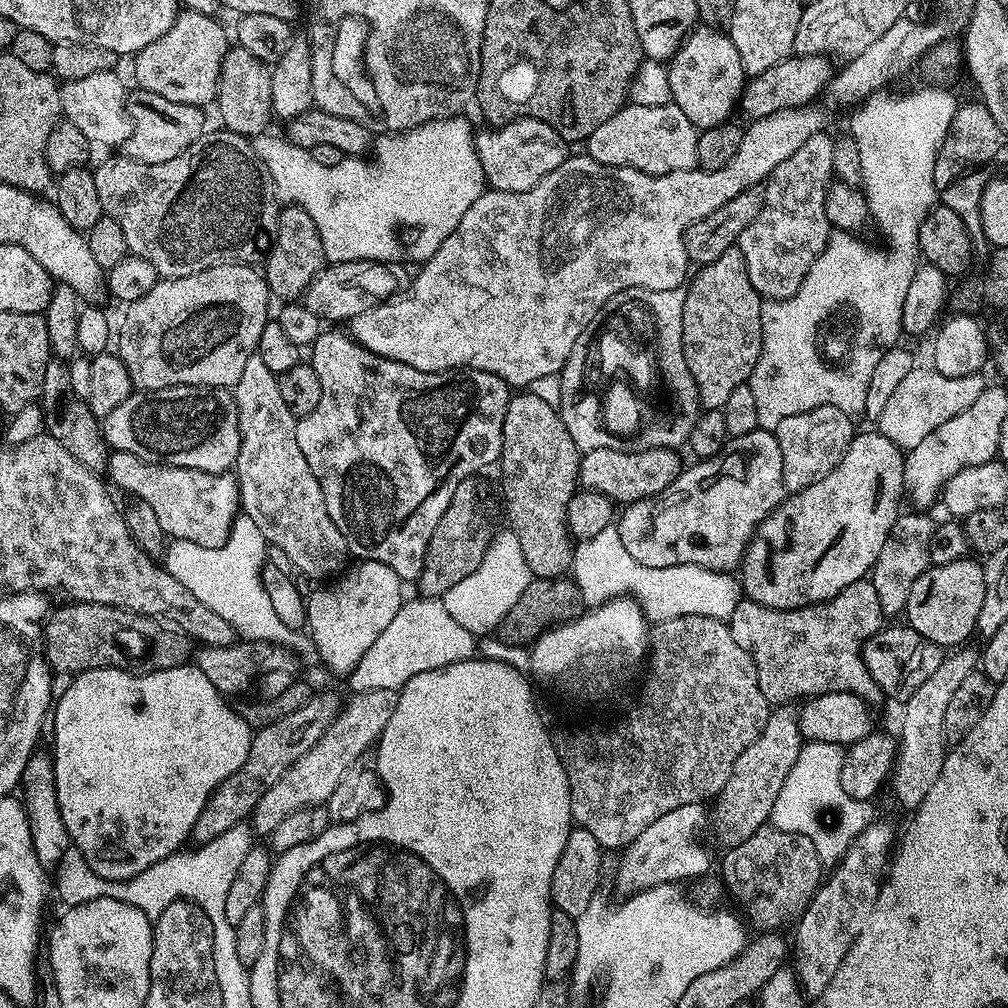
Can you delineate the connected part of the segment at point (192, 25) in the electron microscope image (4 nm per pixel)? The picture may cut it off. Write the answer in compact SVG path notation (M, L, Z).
M181 10L176 13L176 21L170 30L166 30L166 34L162 34L162 38L158 38L158 42L150 42L150 46L146 46L141 52L136 53L134 59L131 61L132 64L132 76L136 79L134 82L136 88L144 88L150 94L162 94L162 98L166 98L166 102L182 102L183 104L194 104L197 106L205 106L204 104L211 105L216 99L216 91L220 88L220 71L222 70L222 62L226 58L230 47L230 32L223 28L219 24L219 19L216 16L207 16L201 12L189 12L187 10Z

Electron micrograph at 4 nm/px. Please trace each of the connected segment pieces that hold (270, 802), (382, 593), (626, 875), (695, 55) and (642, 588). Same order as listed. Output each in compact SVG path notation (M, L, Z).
M394 689L355 693L322 739L306 750L306 754L302 754L302 758L298 758L298 762L294 762L294 766L290 766L290 770L286 770L286 774L266 790L266 794L262 794L262 802L258 802L250 817L253 833L257 837L271 837L274 826L278 826L282 818L294 814L294 810L327 805L330 794L334 794L334 786L342 782L342 774L346 774L346 770L350 770L356 759L365 755L368 747L371 744L373 747L386 730L386 722L390 722L390 714L394 714L396 709L397 695Z
M359 559L320 587L307 597L306 626L325 666L347 676L396 616L404 601L404 582L385 563Z
M703 803L678 806L678 810L670 810L670 814L662 814L634 838L634 842L623 849L620 869L616 872L616 880L625 888L625 893L643 892L646 888L660 888L664 884L672 884L675 880L692 880L709 875L708 867L712 864L712 856L706 845L700 841L700 828L709 827L710 812Z
M697 26L688 33L687 38L685 38L683 44L672 56L671 60L667 61L666 64L668 70L668 77L670 78L670 94L672 95L671 103L678 106L678 110L682 110L682 114L686 114L686 118L690 118L690 122L698 130L703 130L706 128L713 128L719 124L727 124L733 119L732 111L735 113L737 111L738 105L740 103L740 95L744 92L744 85L746 83L746 73L744 67L742 66L742 58L738 54L738 46L734 46L734 42L728 37L727 31L710 28L707 26Z
M615 526L575 545L570 572L582 590L585 605L605 604L607 600L631 594L639 600L645 616L652 622L679 616L709 616L727 621L742 599L741 581L733 573L706 570L697 564L651 568L634 562L626 546L622 546Z

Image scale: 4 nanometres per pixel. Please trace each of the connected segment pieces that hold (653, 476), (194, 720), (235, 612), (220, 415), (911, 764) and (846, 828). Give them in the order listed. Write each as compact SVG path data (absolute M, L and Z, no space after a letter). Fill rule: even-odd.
M647 448L641 452L631 450L590 450L580 457L581 489L606 494L617 505L633 504L651 496L657 496L680 477L682 463L681 453L674 448Z
M188 662L179 664L177 668L157 672L133 674L122 668L95 668L73 675L69 689L55 701L54 711L50 716L51 728L53 724L50 755L60 824L68 831L68 836L72 839L69 841L83 854L88 869L94 874L107 880L129 880L142 874L142 870L154 866L154 862L173 856L187 845L184 843L189 843L194 822L198 822L198 814L202 814L208 799L219 784L226 782L226 778L230 778L230 774L234 774L234 770L238 770L238 766L246 762L246 754L250 754L254 729L244 721L239 711L235 712L228 704L231 703L216 689L214 682L210 682L210 678L206 678L200 668Z
M240 514L224 544L207 548L194 542L172 540L162 557L162 564L171 576L186 586L186 590L190 590L190 594L194 594L194 598L198 598L198 602L202 602L202 606L210 606L214 614L226 618L241 637L245 636L245 641L265 640L263 643L268 646L296 646L301 633L283 624L270 594L261 584L261 569L269 552L270 545L262 530L254 526L249 516Z
M179 384L157 392L133 391L122 406L103 417L104 439L109 449L129 452L148 464L165 464L171 468L193 468L203 472L228 472L238 458L240 427L236 397L227 388L201 388L194 384Z
M968 646L959 650L952 650L945 655L942 666L910 694L908 700L903 701L904 713L900 716L900 732L898 731L898 751L896 765L892 768L890 789L896 795L896 800L907 810L915 810L930 794L934 782L938 782L938 774L942 774L942 766L946 755L946 741L944 727L946 726L946 709L954 699L958 686L970 678L970 674L977 671L978 656L968 649ZM961 651L961 652L960 652Z
M805 743L798 754L798 762L794 762L794 770L790 770L790 778L786 778L786 786L782 786L778 794L778 802L774 802L770 817L771 827L810 838L824 866L839 864L854 838L858 838L858 834L877 819L869 801L850 798L850 794L842 790L844 754L845 749L839 744Z

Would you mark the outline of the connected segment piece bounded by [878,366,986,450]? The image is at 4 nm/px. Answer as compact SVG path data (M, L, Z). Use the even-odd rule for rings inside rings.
M916 366L902 382L895 387L894 394L883 407L878 421L878 430L894 446L907 450L918 446L933 430L938 430L942 422L950 422L954 414L962 414L974 401L981 396L986 386L980 372L966 374L966 378L946 378L946 374L938 374L931 366Z

